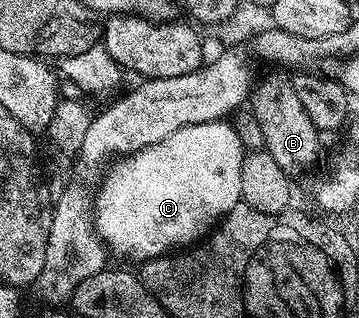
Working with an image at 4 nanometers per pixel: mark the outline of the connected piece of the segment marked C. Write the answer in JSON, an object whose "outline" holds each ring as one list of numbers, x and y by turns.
{"outline":[[221,120,180,128,160,143,139,151,132,158,134,160,107,184,96,200,96,221,102,240,113,253,115,250,118,254,145,260,189,247,209,235,222,217,242,202,240,168,244,147,239,131,228,123]]}

